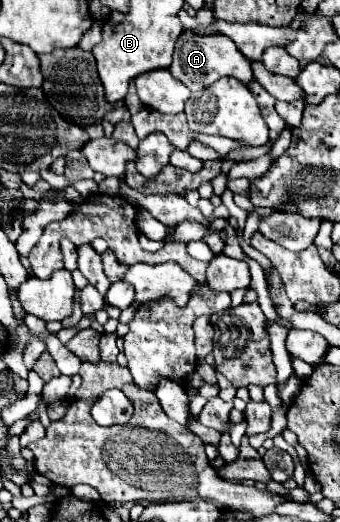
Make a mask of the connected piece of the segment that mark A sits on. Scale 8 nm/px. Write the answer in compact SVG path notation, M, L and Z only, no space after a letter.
M209 33L209 35L183 35L179 37L175 45L175 61L171 63L171 75L177 77L181 83L185 83L191 91L197 91L201 87L213 85L219 77L235 77L243 85L247 85L253 79L253 69L251 61L239 53L237 45L219 33Z

